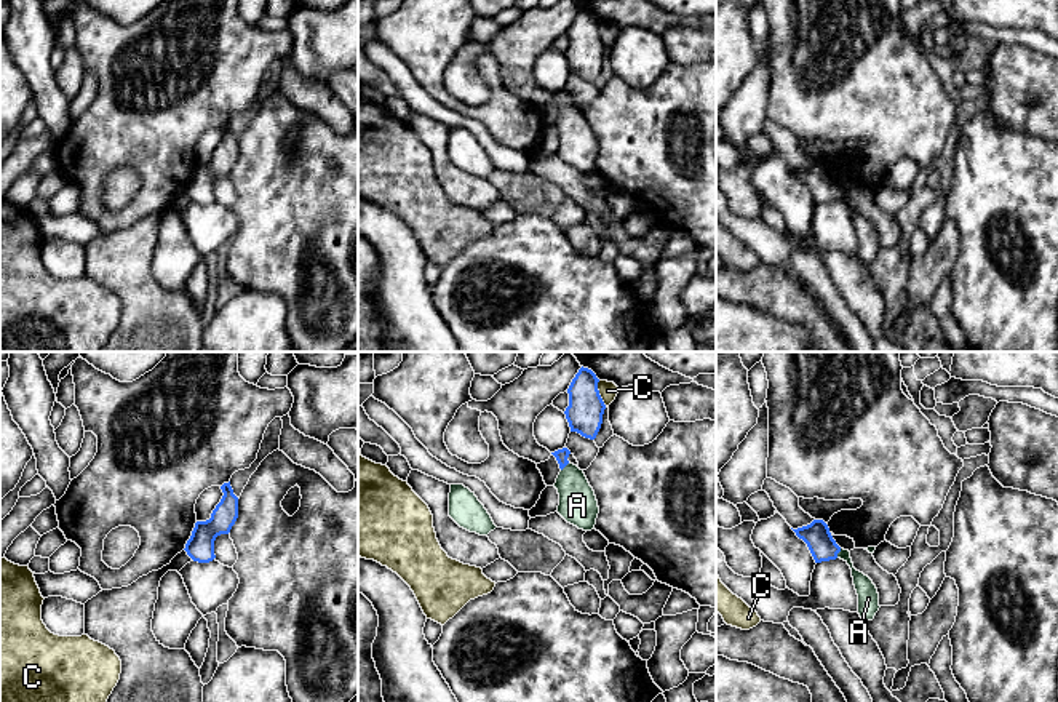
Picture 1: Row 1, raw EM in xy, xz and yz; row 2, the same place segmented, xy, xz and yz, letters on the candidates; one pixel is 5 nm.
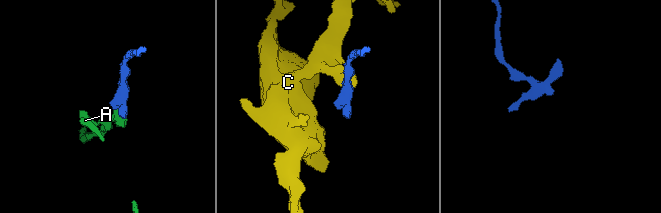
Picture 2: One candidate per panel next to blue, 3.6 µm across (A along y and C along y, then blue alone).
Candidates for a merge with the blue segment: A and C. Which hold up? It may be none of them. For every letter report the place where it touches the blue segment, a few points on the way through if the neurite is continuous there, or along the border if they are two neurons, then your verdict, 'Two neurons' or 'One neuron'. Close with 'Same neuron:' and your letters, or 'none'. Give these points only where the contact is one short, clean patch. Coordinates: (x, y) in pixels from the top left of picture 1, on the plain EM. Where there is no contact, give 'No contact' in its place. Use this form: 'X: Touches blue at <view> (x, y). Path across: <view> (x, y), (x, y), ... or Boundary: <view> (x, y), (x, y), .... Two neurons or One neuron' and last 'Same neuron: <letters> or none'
A: Touches blue at yz (838, 194). Path across: yz (817, 178), (838, 194), (849, 203), (867, 232). One neuron
C: Touches blue at xz (598, 35). Boundary: xz (598, 23), (598, 35), (606, 47). Two neurons
Same neuron: A

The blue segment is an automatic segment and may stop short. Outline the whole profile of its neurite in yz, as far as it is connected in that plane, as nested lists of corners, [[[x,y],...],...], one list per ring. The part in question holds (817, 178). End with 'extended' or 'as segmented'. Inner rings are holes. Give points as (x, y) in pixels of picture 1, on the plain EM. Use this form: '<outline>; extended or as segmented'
[[[813,162],[810,166],[793,173],[807,185],[815,205],[841,200],[850,208],[858,237],[858,256],[865,262],[873,262],[881,249],[877,230],[868,217],[853,209],[850,193],[836,185],[828,166],[823,162]]]; extended

